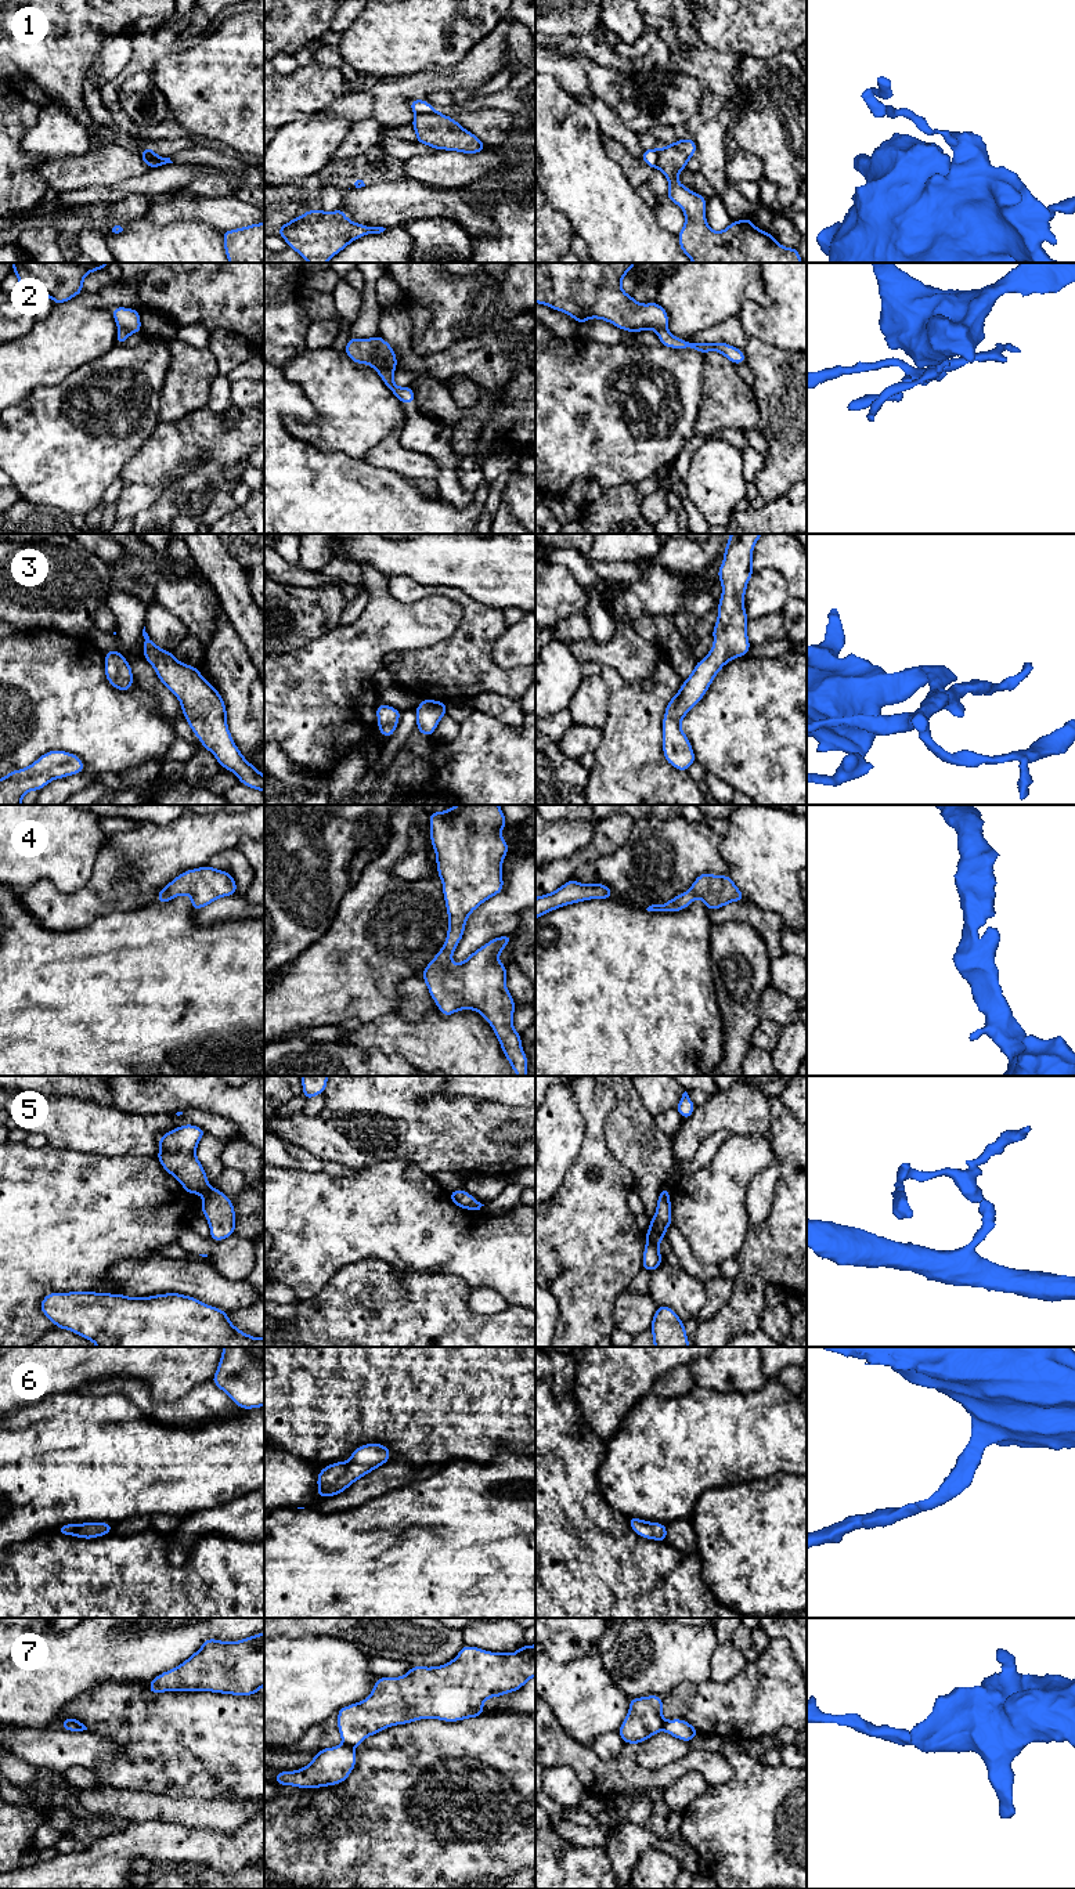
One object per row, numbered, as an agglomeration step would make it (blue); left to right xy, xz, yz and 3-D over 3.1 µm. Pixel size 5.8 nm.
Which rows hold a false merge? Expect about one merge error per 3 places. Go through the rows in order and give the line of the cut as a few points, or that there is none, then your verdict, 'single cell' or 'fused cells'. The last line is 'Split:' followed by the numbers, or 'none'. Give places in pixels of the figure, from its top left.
1: cut in xz along (432, 108), (415, 115); fused cells
2: cut in xy along (119, 329), (126, 329), (130, 333); fused cells
3: no cut; single cell
4: no cut; single cell
5: cut in xy along (209, 1189), (202, 1195); fused cells
6: no cut; single cell
7: cut in xz along (342, 1744), (353, 1748); fused cells
Split: 1, 2, 5, 7

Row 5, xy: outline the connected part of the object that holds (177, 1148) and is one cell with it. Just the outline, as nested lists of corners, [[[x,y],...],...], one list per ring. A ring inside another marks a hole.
[[[184,1124],[159,1137],[156,1159],[188,1195],[203,1196],[210,1188],[206,1171],[195,1155],[205,1133],[202,1127]]]

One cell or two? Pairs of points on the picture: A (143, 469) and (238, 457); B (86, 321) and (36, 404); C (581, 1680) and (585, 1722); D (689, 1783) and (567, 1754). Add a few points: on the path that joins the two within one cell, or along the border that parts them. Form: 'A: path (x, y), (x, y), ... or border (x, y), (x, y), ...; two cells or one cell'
A: path (166, 452), (215, 452); one cell
B: border (75, 369), (54, 385), (38, 386), (20, 404); two cells
C: path (581, 1690), (585, 1700), (585, 1712); one cell
D: border (707, 1780), (697, 1772), (685, 1772), (663, 1791); two cells

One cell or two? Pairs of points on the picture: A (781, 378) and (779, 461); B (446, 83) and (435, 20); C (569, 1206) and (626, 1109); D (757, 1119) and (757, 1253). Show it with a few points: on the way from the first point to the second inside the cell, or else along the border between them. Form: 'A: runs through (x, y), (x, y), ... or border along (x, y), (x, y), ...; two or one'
A: runs through (782, 398), (782, 440); one
B: border along (469, 49), (454, 64), (411, 73); two
C: border along (612, 1109), (605, 1124), (606, 1145), (627, 1167); two
D: border along (767, 1101), (771, 1109), (768, 1136); two

